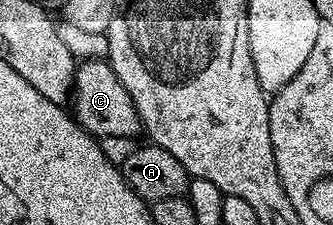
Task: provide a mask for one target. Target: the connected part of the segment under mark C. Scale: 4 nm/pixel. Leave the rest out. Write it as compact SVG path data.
M89 58L76 65L69 106L79 127L85 133L92 134L96 140L109 136L135 138L140 133L137 108L129 92L125 92L125 84L121 84L117 72L113 72L110 61L102 58Z

